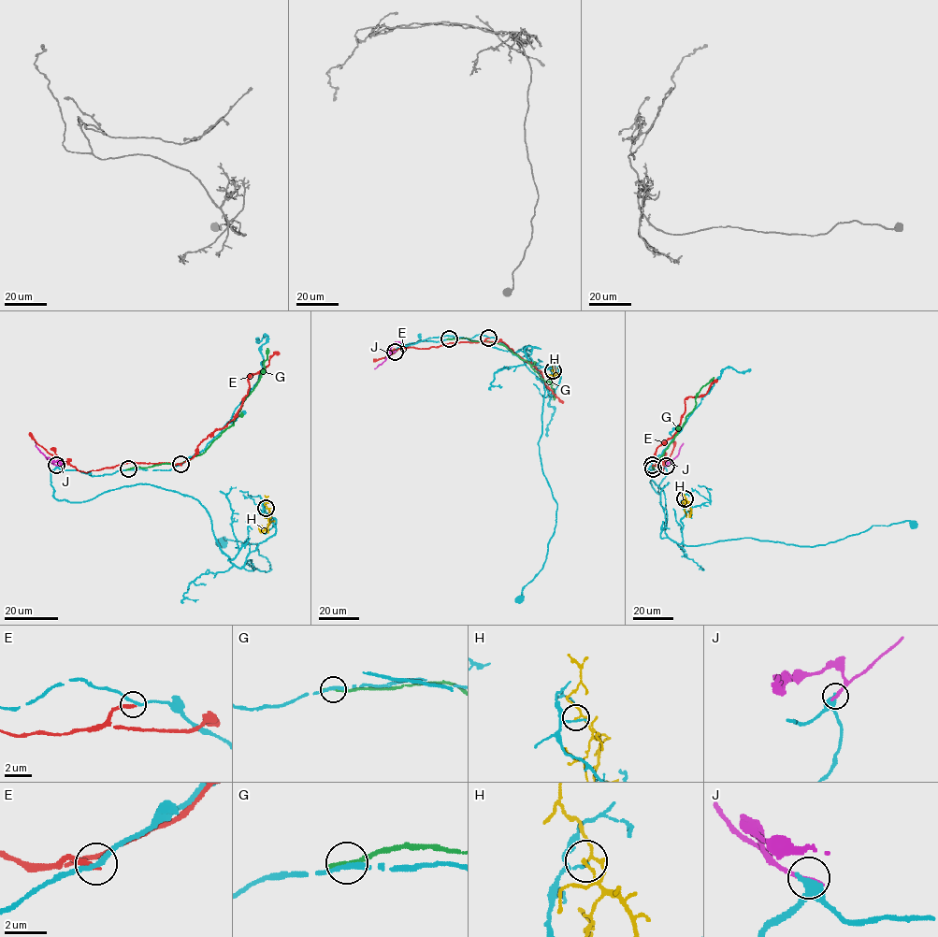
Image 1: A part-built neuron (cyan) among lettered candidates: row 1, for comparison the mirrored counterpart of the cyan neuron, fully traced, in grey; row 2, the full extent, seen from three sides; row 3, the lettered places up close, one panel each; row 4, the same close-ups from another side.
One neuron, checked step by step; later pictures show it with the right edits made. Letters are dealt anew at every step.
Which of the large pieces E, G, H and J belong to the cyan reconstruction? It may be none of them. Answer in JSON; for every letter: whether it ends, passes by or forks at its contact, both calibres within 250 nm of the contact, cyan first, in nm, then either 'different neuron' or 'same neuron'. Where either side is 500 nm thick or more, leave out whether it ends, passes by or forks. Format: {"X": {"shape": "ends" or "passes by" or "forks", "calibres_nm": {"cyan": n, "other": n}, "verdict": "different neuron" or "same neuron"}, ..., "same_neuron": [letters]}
{"E": {"shape": "ends", "calibres_nm": {"cyan": 240, "other": 280}, "verdict": "different neuron"}, "G": {"shape": "ends", "calibres_nm": {"cyan": 220, "other": 280}, "verdict": "different neuron"}, "H": {"shape": "passes by", "calibres_nm": {"cyan": 150, "other": 110}, "verdict": "different neuron"}, "J": {"shape": "ends", "calibres_nm": {"cyan": 400, "other": 240}, "verdict": "different neuron"}, "same_neuron": []}

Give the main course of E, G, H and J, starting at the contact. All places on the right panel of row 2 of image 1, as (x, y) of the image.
E: (652, 466), (656, 465), (656, 449), (677, 431), (685, 412), (685, 400), (704, 395), (716, 381)
G: (653, 468), (694, 409), (696, 396), (714, 377)
H: (685, 498), (690, 509), (689, 511)
J: (666, 466), (678, 454), (683, 443)

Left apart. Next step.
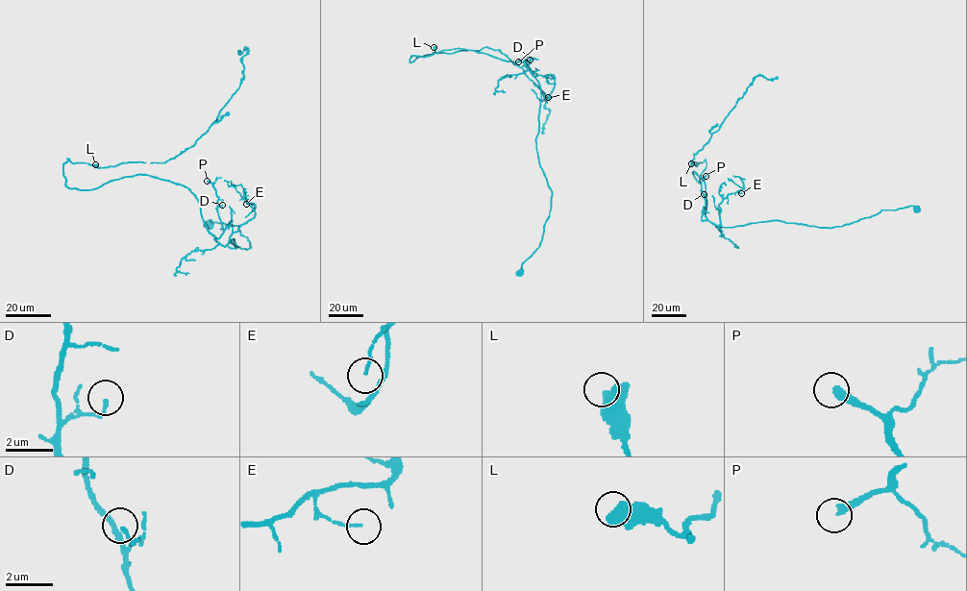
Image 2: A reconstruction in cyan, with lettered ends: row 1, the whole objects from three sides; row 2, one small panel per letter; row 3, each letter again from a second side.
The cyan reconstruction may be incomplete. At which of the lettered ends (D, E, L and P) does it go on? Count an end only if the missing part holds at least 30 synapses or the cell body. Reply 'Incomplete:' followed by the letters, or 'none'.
Incomplete: P

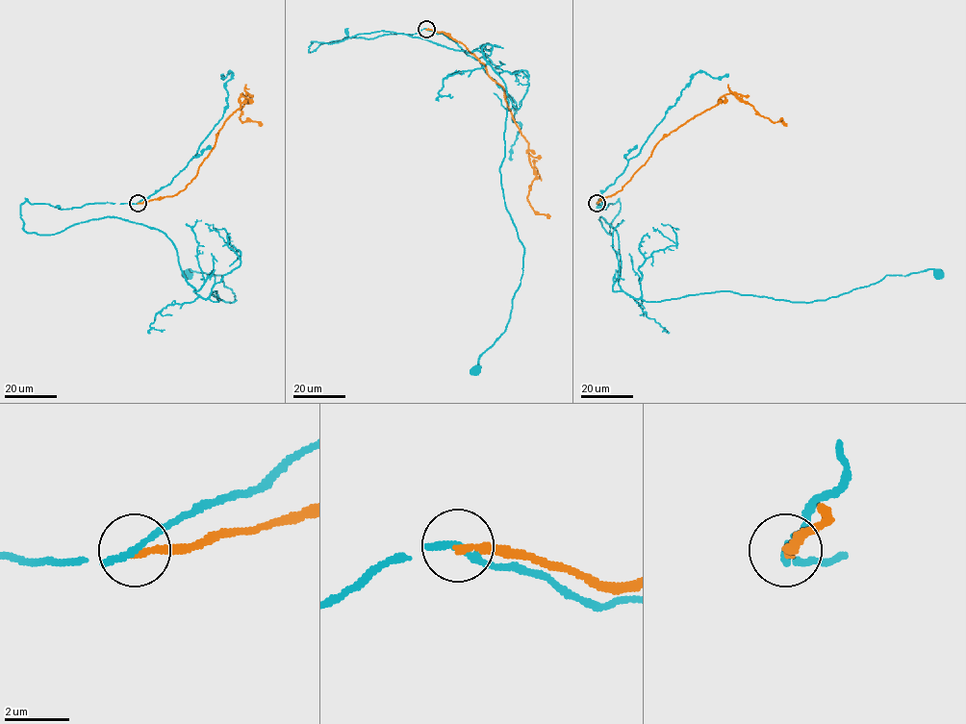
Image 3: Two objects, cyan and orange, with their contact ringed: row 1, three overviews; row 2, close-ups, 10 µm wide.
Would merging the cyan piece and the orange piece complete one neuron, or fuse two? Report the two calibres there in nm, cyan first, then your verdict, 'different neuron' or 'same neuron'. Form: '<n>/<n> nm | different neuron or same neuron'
280/220 nm | different neuron

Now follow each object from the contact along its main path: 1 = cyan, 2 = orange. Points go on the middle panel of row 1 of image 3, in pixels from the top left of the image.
1: (426, 29), (309, 52), (401, 33), (480, 51), (505, 84), (501, 186), (523, 267), (476, 368)
2: (426, 29), (461, 42), (504, 91), (536, 175), (527, 200), (548, 218)

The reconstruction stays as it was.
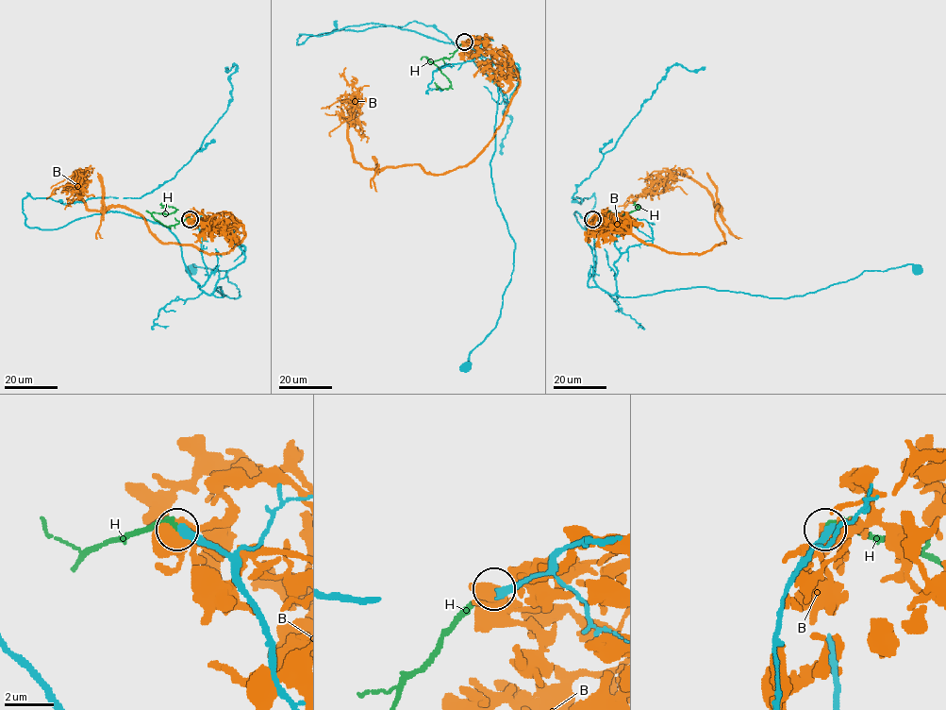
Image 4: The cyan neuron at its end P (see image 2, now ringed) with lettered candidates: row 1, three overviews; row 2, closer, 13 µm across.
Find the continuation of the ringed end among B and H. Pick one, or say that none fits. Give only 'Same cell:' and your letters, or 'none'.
Same cell: H

